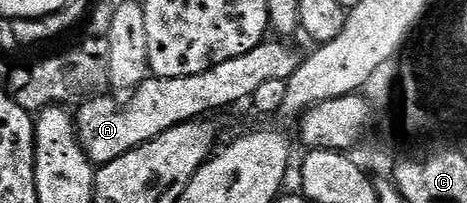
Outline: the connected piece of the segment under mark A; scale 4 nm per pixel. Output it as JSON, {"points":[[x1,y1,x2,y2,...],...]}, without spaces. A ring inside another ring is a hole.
{"points":[[264,41,258,43,256,47,253,49,249,49,249,53,241,53,241,57,233,57,229,61,221,61,221,65,213,65,209,69,205,69,205,73,193,73,189,77,161,77,160,79,154,77,148,77,143,80,143,82,138,83,135,88,126,96,127,103,119,104,117,100,111,96,111,93,104,93,101,95,95,96,93,99,89,99,78,104,77,110,74,112,73,118,75,120,75,132,79,134,79,143,83,146,83,152,89,157,89,161,96,165,102,165,104,163,108,163,109,161,113,161,117,157,121,157,125,153,129,153,129,149,133,149,134,147,139,147,143,143,148,143,149,141,153,141,153,137,157,137,161,133,165,133,169,129,173,129,179,123,188,123,189,121,193,121,194,119,202,119,204,117,210,116,212,113,210,111,223,111,226,107,231,107,234,103,239,103,242,101,250,100,251,95,253,93,257,93,257,89,261,84,265,81,281,81,282,79,288,79,292,73,294,73,301,62,301,55,298,55,297,52,294,51,293,48,290,47,290,42,287,41,275,41,279,43,270,43,270,41]]}

